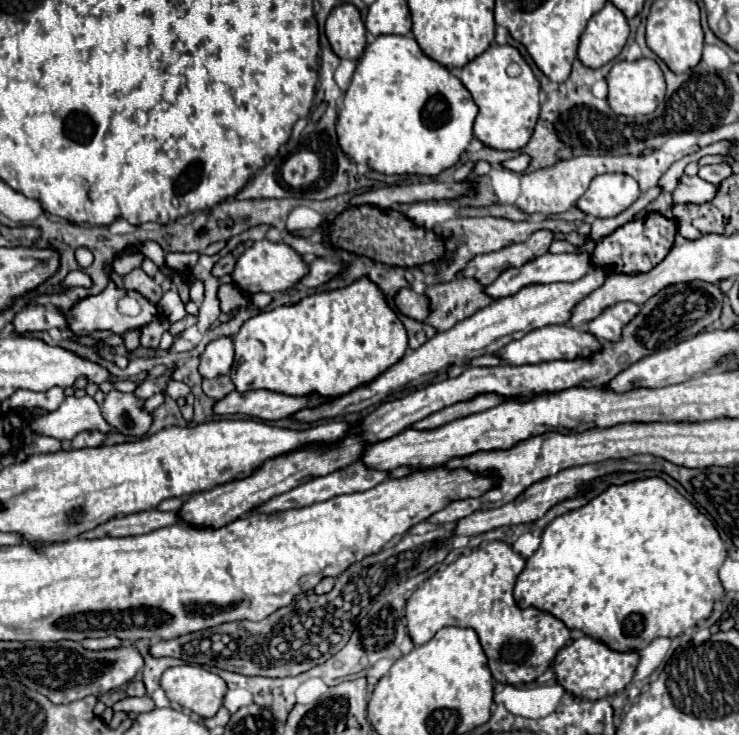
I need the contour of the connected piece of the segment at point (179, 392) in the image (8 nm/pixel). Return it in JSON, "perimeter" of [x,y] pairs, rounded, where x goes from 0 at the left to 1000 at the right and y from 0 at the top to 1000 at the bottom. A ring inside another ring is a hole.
{"perimeter":[[[230,518],[225,527],[225,535],[230,535],[233,543],[244,543],[244,540],[252,540],[257,535],[257,527],[252,521],[244,521],[244,518]]]}

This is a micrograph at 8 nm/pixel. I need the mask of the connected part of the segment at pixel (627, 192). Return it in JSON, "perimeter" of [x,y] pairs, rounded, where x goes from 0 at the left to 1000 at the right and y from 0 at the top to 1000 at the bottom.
{"perimeter":[[[812,238],[801,246],[796,263],[782,271],[779,282],[801,295],[836,295],[866,268],[866,254],[850,238]]]}

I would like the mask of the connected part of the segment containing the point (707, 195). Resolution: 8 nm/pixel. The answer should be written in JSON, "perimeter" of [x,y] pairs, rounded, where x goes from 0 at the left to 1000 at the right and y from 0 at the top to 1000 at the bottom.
{"perimeter":[[[923,241],[917,257],[912,260],[912,276],[942,276],[942,279],[950,279],[950,276],[958,276],[969,268],[974,252],[966,252],[966,249],[958,249],[947,241]]]}

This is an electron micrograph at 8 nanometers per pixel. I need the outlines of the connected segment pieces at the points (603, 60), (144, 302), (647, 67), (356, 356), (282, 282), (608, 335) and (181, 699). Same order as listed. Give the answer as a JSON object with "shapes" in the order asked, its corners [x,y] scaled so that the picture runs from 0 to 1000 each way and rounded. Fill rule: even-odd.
{"shapes":[[[[820,4],[790,39],[782,64],[782,80],[798,94],[809,94],[839,75],[850,53],[847,23],[828,7]]],[[[147,378],[146,390],[143,390],[135,401],[108,410],[97,423],[89,426],[89,437],[92,437],[92,442],[95,442],[95,448],[97,448],[100,453],[124,453],[124,450],[130,450],[130,448],[146,448],[146,450],[154,450],[154,453],[168,456],[171,450],[192,448],[192,445],[203,442],[203,439],[211,434],[211,426],[214,426],[214,423],[211,423],[211,415],[203,412],[198,404],[192,404],[192,401],[184,399],[184,396],[160,393],[156,385]],[[171,401],[173,401],[173,404],[181,404],[181,407],[192,415],[192,426],[189,426],[189,429],[184,429],[184,431],[173,431],[173,429],[165,429],[165,426],[160,423],[157,412],[160,412],[165,404],[171,404]]],[[[863,80],[863,83],[836,83],[823,99],[823,140],[825,146],[844,159],[861,159],[861,156],[877,156],[885,154],[888,146],[899,137],[901,127],[901,110],[888,83],[882,80]]],[[[487,380],[465,393],[457,393],[457,396],[441,396],[441,399],[428,399],[428,401],[419,401],[414,407],[409,407],[403,415],[398,418],[373,418],[368,423],[357,423],[341,434],[336,434],[325,453],[319,456],[317,461],[317,475],[319,475],[319,486],[317,486],[317,499],[314,499],[314,518],[319,524],[319,529],[325,535],[330,532],[341,532],[341,529],[368,529],[373,535],[390,535],[390,537],[398,537],[398,540],[417,540],[417,537],[433,537],[433,540],[457,540],[457,537],[465,537],[471,535],[474,529],[482,529],[498,518],[506,518],[514,507],[520,507],[525,499],[530,499],[536,491],[541,491],[552,475],[552,461],[549,461],[549,448],[544,442],[544,437],[539,434],[539,429],[525,418],[525,412],[520,410],[520,401],[514,399],[514,393],[501,382],[501,380]]],[[[355,325],[346,328],[322,350],[314,380],[325,393],[330,393],[333,401],[344,401],[344,399],[387,399],[414,374],[417,361],[395,336],[390,336],[387,331],[368,331],[363,325]]],[[[861,412],[831,415],[828,420],[820,420],[812,431],[806,431],[806,437],[798,437],[796,450],[801,456],[806,456],[809,461],[817,461],[817,464],[825,464],[825,467],[842,464],[844,445],[863,426],[866,426],[866,415],[861,415]]],[[[244,905],[244,907],[230,907],[222,913],[219,924],[217,924],[217,935],[225,940],[225,948],[233,956],[241,956],[244,962],[257,965],[260,970],[271,973],[273,978],[290,976],[295,970],[295,965],[300,962],[303,946],[309,940],[309,932],[300,921],[295,921],[287,913],[279,913],[271,905]]]]}

